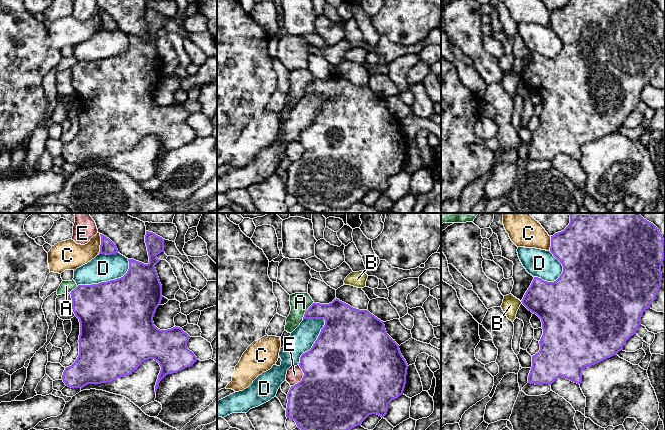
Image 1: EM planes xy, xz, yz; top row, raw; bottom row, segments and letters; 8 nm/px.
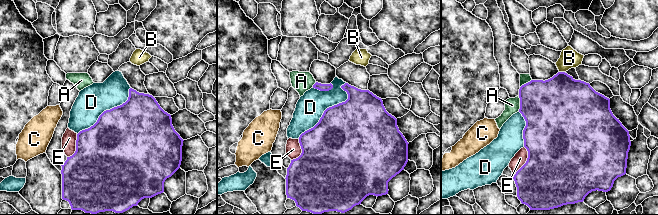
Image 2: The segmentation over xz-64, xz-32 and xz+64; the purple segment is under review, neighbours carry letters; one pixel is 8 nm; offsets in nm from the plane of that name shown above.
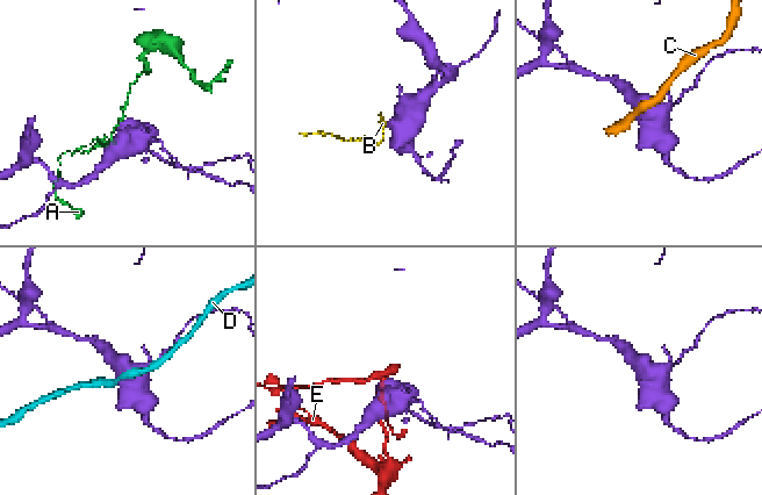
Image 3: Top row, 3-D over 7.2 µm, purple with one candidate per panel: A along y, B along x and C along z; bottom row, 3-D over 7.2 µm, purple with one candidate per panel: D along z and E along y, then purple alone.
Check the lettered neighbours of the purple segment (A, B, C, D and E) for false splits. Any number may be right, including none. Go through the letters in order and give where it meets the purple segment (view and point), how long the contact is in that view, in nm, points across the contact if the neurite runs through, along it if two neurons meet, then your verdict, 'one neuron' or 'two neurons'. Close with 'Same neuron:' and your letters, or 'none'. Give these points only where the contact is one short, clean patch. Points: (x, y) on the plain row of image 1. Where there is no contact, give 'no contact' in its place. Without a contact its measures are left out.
A: contact xz (306, 87); length 170 nm; border xz (313, 78), (302, 95); two neurons
B: contact yz (521, 77); length 30 nm; border yz (520, 77), (522, 79); two neurons
C: contact xy (101, 20); length 160 nm; border xy (100, 10), (100, 27), (98, 29); two neurons
D: contact xz (315, 118); length 420 nm; two neurons
E: contact xz (303, 153); length 190 nm; two neurons
Same neuron: none

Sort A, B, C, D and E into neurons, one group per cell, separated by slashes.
A / B / C / D / E

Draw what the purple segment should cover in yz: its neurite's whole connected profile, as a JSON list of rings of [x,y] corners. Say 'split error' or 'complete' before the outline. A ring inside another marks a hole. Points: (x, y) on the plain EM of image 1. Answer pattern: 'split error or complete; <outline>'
complete; [[[569,0],[563,7],[551,12],[550,28],[562,40],[562,50],[554,58],[547,58],[541,54],[534,53],[521,77],[529,87],[541,95],[543,105],[543,111],[539,117],[540,126],[532,132],[532,143],[528,152],[528,159],[551,161],[557,154],[563,153],[580,160],[582,158],[582,147],[586,143],[595,141],[616,131],[619,127],[623,126],[626,117],[636,110],[637,104],[641,101],[643,88],[650,84],[661,62],[661,42],[665,29],[664,15],[654,0]]]

